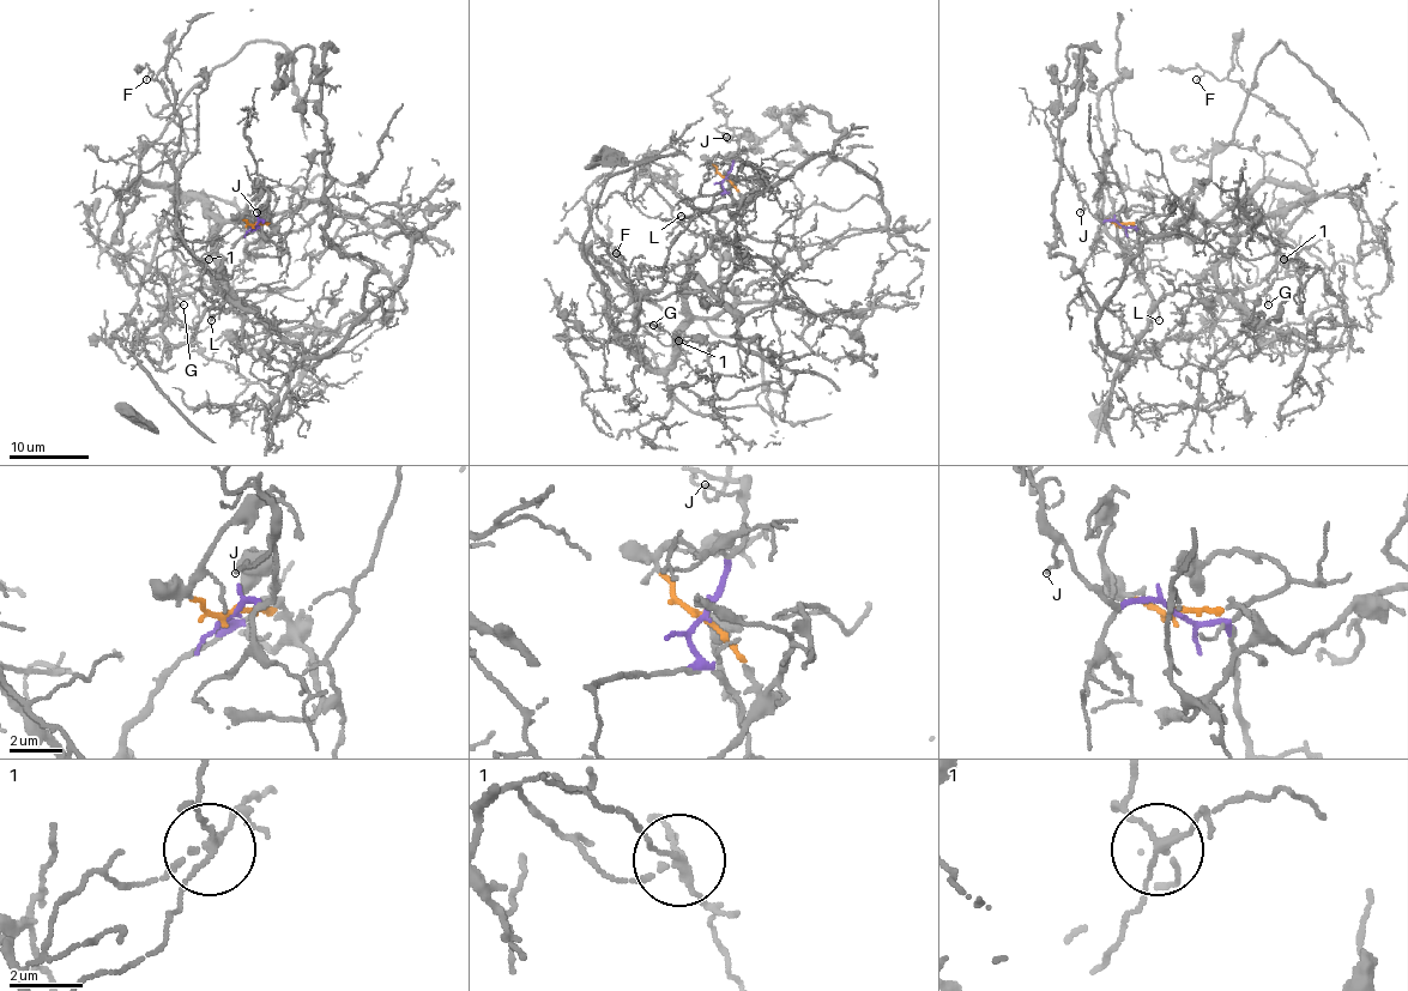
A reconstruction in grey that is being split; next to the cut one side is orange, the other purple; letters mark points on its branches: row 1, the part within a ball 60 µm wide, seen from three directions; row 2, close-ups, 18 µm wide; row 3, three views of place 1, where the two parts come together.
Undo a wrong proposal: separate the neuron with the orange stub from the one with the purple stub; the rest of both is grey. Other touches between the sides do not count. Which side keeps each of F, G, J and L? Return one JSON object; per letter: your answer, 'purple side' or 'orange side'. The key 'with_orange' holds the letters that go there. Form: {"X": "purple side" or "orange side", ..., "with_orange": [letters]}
{"F": "orange side", "G": "orange side", "J": "purple side", "L": "purple side", "with_orange": ["F", "G"]}

